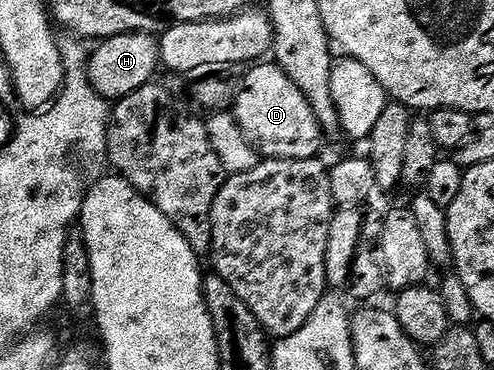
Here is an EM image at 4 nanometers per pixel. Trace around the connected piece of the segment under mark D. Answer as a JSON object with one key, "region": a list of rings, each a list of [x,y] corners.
{"region":[[[257,63],[242,81],[235,93],[232,113],[237,116],[239,127],[250,143],[261,152],[262,158],[290,161],[311,159],[321,152],[323,134],[307,95],[295,87],[295,83],[275,63]]]}

